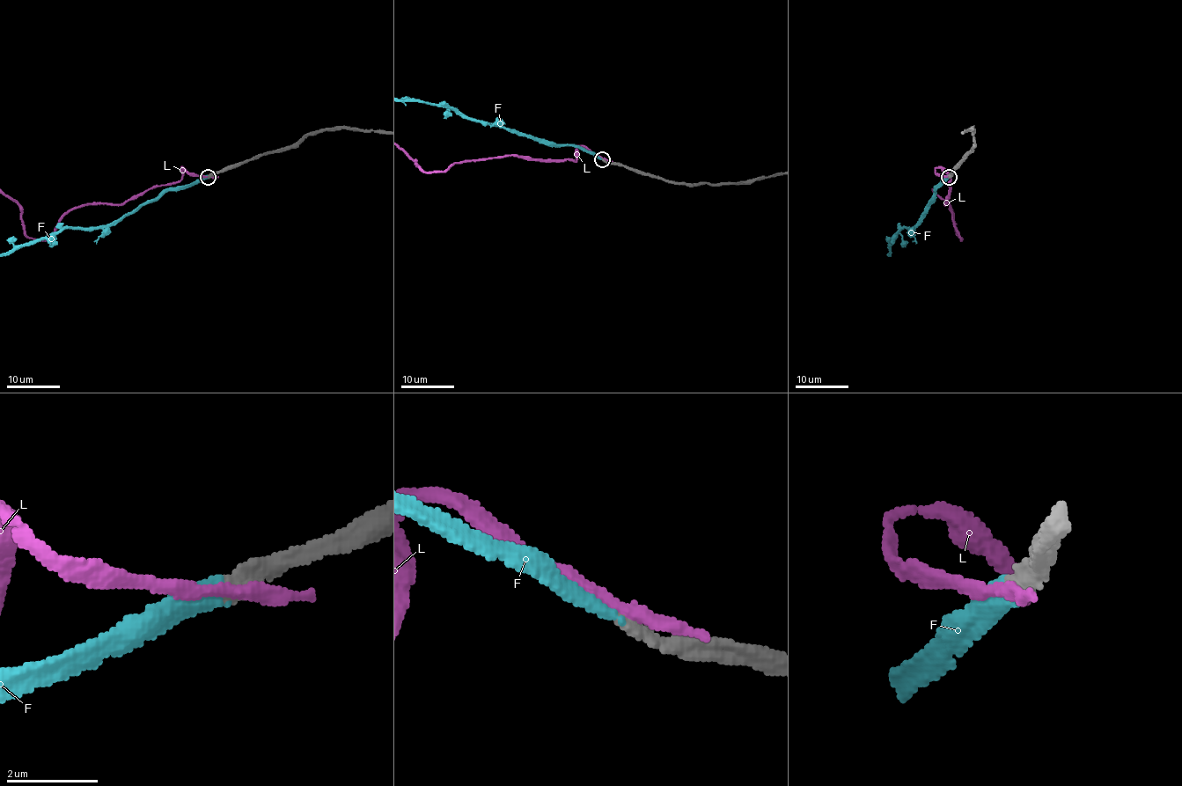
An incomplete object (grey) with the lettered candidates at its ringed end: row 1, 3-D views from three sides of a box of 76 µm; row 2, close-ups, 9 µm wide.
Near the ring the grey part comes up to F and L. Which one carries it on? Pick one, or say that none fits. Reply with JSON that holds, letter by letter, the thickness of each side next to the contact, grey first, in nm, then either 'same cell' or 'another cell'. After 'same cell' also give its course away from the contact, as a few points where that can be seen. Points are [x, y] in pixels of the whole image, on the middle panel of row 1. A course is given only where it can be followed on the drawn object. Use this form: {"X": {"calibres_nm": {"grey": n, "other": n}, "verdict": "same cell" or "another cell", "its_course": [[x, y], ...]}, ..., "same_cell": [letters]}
{"F": {"calibres_nm": {"grey": 380, "other": 360}, "verdict": "same cell"}, "L": {"calibres_nm": {"grey": 400, "other": 280}, "verdict": "another cell"}, "same_cell": ["F"]}

